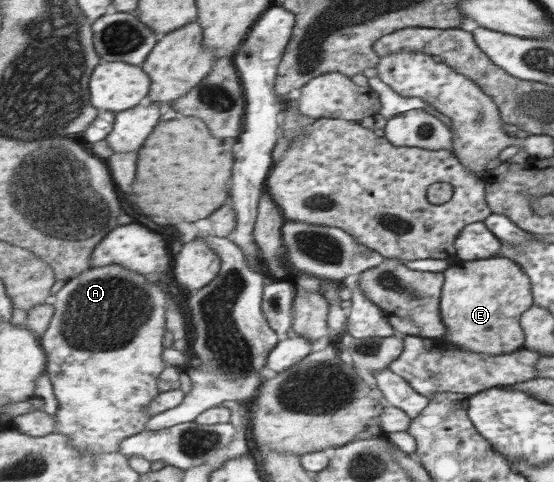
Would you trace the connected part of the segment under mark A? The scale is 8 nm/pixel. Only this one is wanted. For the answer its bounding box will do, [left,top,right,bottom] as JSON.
[40,264,170,453]

